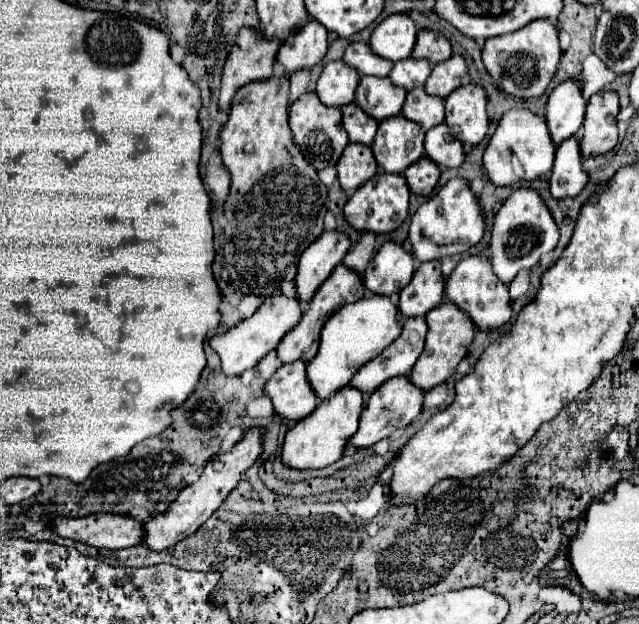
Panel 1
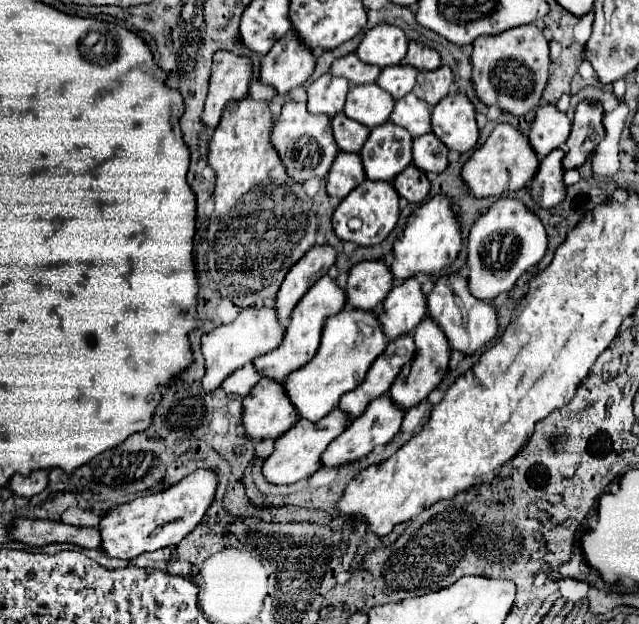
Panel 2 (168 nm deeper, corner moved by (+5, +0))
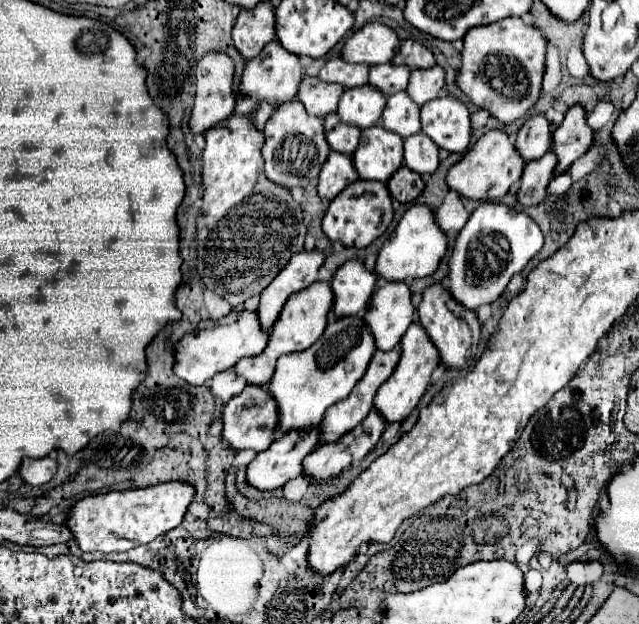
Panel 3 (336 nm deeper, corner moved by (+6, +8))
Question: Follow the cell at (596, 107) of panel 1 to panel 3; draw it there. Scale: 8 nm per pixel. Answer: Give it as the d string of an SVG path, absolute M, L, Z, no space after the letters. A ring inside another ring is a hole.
M575 105L567 111L565 119L553 131L553 153L557 155L555 175L565 173L575 159L585 155L593 145L593 129L585 123L585 111Z

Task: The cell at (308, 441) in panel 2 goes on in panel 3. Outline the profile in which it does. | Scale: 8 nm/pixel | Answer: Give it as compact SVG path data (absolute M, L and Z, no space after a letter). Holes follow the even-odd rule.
M301 431L301 435L281 435L267 451L247 465L247 483L259 491L273 491L301 475L301 461L317 447L317 431Z

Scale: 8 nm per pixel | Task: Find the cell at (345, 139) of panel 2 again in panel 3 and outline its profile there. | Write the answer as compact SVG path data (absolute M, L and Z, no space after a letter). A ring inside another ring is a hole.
M337 113L325 117L325 139L327 139L329 147L337 153L353 155L353 151L357 149L357 143L359 143L359 133L361 131L357 127L341 123Z

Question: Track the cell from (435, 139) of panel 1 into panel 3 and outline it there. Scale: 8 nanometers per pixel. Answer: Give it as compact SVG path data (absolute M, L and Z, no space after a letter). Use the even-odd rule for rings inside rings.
M417 133L403 141L405 149L405 167L411 171L423 175L423 173L435 173L439 167L439 149L437 145L425 135Z

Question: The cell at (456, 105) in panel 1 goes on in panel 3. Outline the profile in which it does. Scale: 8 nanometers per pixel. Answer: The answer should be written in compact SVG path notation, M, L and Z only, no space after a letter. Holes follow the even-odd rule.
M443 95L421 107L421 131L449 153L465 153L471 139L467 107L455 97Z

